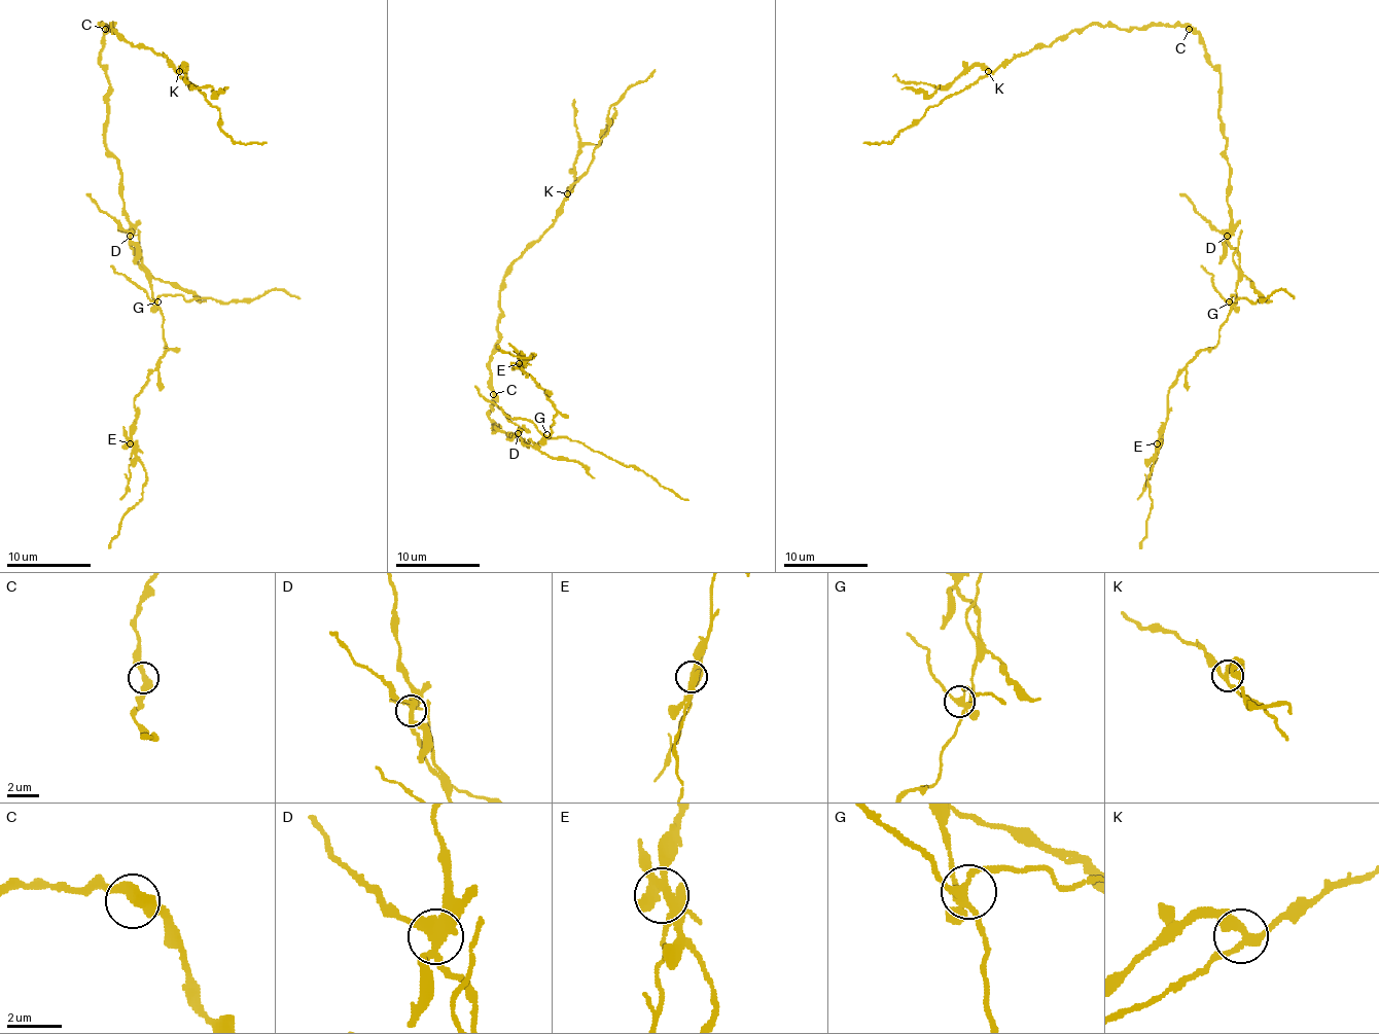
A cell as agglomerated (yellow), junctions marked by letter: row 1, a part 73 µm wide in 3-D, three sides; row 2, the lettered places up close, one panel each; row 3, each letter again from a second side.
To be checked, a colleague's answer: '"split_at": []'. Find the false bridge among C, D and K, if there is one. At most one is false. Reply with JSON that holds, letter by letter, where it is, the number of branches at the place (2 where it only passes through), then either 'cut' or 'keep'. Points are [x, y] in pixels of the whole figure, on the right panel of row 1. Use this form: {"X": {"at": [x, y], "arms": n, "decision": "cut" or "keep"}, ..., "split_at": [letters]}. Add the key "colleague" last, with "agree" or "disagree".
{"C": {"at": [1189, 29], "arms": 2, "decision": "keep"}, "D": {"at": [1227, 236], "arms": 5, "decision": "cut"}, "K": {"at": [988, 71], "arms": 3, "decision": "keep"}, "split_at": ["D"], "colleague": "disagree"}

